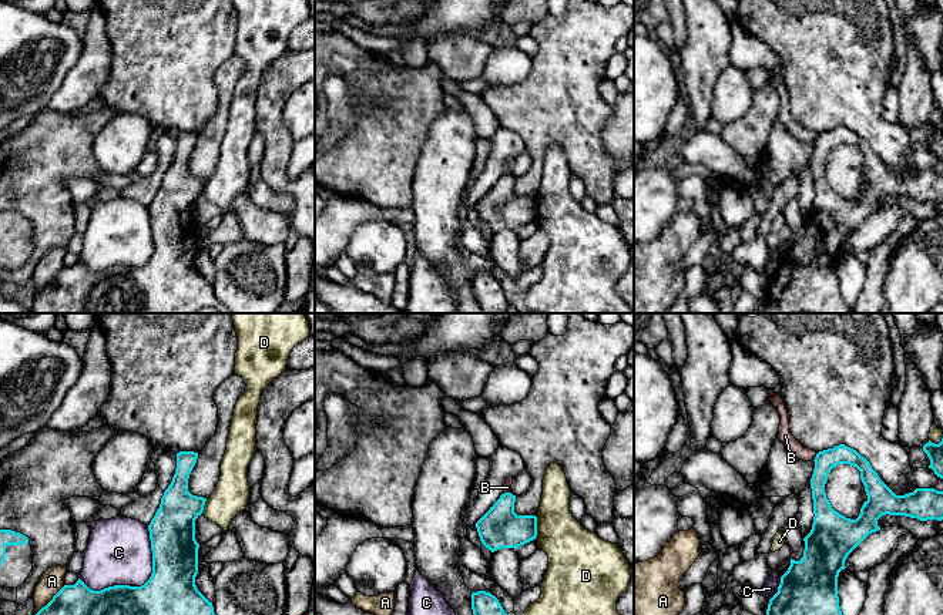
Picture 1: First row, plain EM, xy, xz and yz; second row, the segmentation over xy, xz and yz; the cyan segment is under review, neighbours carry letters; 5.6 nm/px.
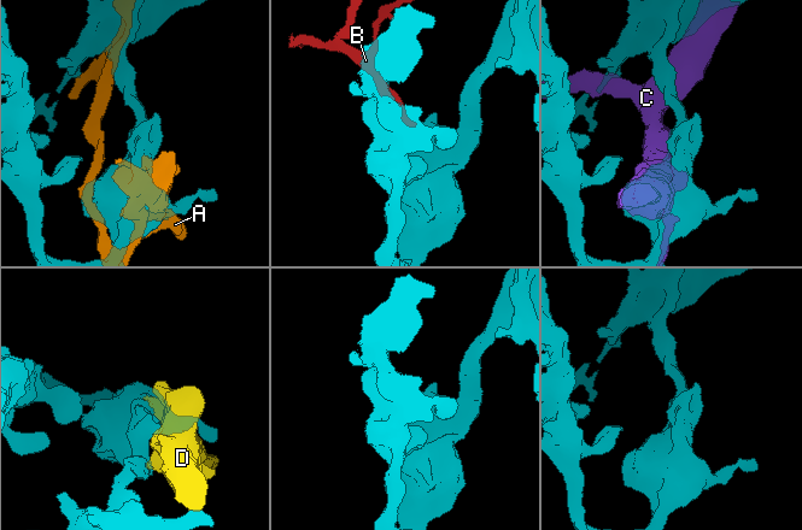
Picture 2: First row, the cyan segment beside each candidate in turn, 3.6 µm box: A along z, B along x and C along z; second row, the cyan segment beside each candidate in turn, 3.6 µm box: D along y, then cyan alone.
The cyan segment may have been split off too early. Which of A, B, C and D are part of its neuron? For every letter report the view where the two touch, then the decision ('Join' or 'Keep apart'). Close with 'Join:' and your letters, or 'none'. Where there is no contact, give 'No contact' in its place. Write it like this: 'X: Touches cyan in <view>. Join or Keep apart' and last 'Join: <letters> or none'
A: Touches cyan in xy. Keep apart
B: Touches cyan in yz. Keep apart
C: Touches cyan in xy. Keep apart
D: Touches cyan in xz. Keep apart
Join: none

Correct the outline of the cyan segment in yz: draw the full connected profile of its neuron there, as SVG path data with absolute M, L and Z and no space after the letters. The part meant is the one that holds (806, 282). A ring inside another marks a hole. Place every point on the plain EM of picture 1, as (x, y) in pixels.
M839 125L819 132L811 159L813 205L803 219L799 242L791 239L778 273L769 280L764 313L852 313L838 278L838 258L848 236L872 214L882 196L905 196L920 202L943 201L943 172L916 169L896 177L856 131ZM849 145L860 152L868 181L856 201L835 192L826 179L830 151Z

